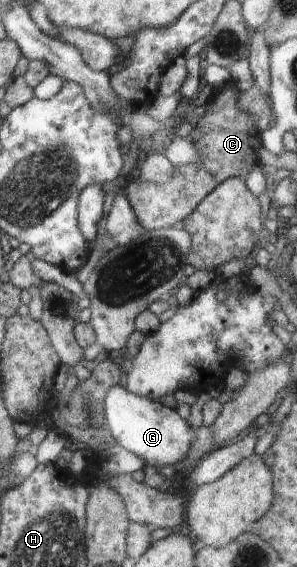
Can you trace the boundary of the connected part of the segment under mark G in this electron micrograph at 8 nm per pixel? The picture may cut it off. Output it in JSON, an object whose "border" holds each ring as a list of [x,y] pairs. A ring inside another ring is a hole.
{"border":[[[113,386],[104,399],[105,432],[113,436],[117,445],[138,455],[145,465],[157,469],[183,461],[189,453],[193,433],[177,411],[161,402],[132,394],[121,386]]]}

